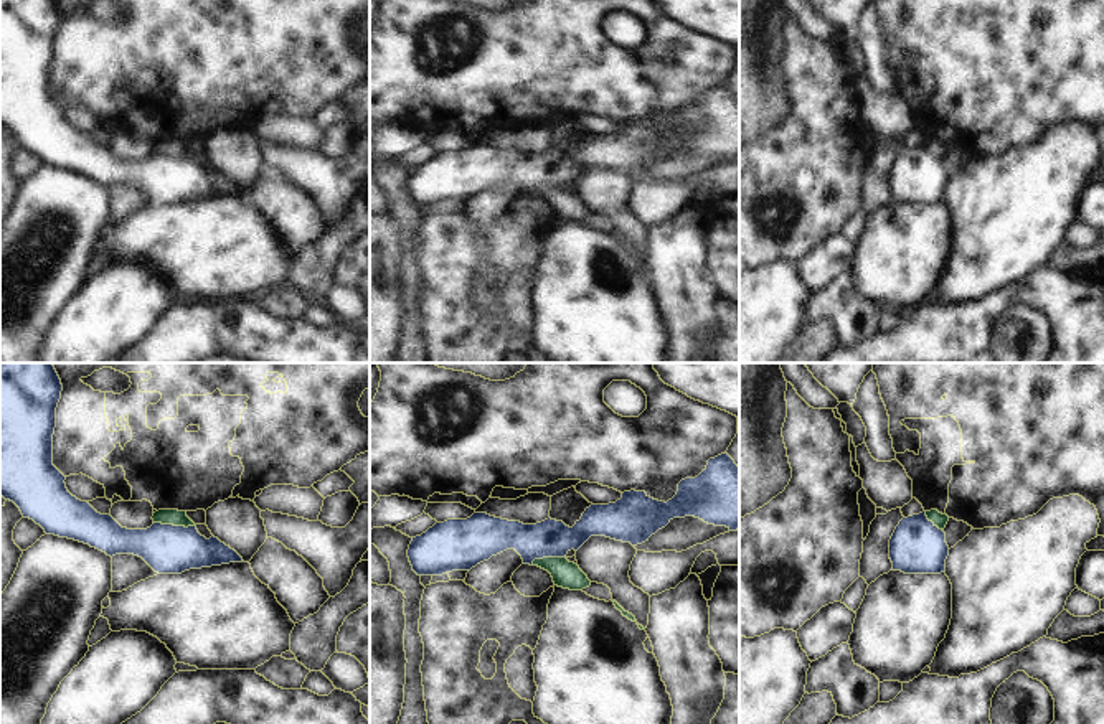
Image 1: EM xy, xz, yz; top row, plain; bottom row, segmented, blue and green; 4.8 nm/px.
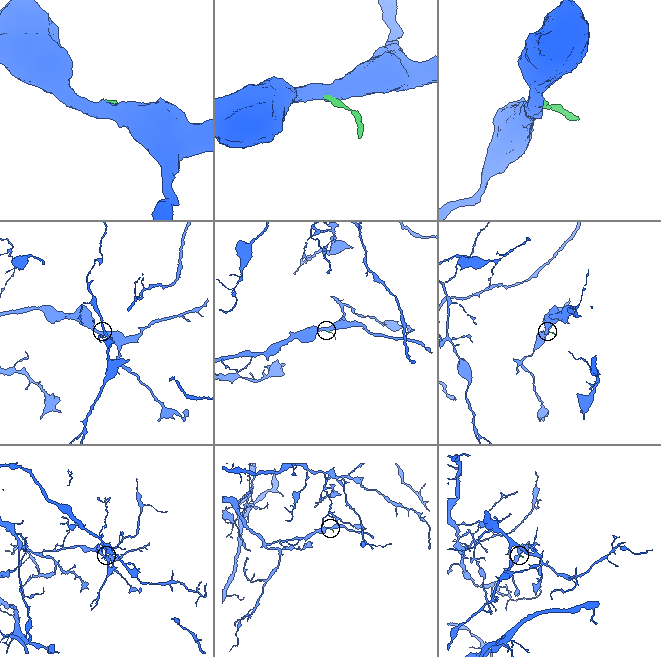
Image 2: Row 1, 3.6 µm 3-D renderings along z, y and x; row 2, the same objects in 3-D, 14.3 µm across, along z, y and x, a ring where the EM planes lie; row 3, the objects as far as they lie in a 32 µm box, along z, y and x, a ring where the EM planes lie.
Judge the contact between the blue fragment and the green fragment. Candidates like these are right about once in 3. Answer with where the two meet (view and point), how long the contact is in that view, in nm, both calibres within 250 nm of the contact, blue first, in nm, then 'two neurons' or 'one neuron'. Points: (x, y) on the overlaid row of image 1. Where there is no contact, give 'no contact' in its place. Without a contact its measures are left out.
meets blue in xy at (175, 526); contact 200 nm long; 240 nm thick on the blue side, 80 nm on the other; two neurons

